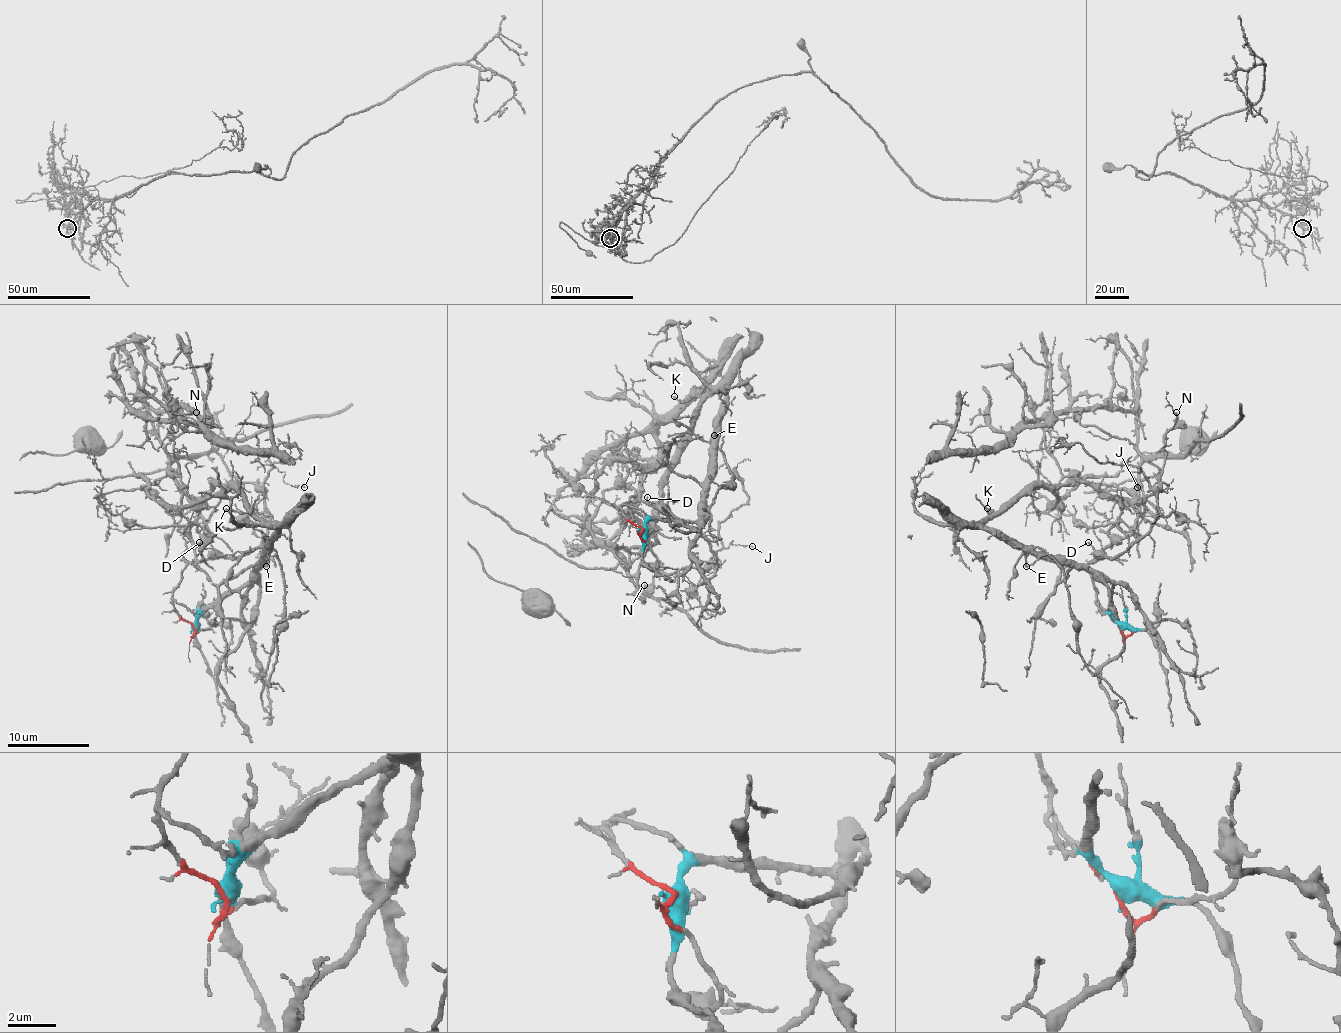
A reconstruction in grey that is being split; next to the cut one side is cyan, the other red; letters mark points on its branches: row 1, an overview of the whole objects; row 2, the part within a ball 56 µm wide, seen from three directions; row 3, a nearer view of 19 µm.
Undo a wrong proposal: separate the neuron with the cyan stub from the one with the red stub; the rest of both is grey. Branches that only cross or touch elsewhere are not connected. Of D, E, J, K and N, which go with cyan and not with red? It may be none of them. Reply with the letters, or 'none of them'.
E, K

